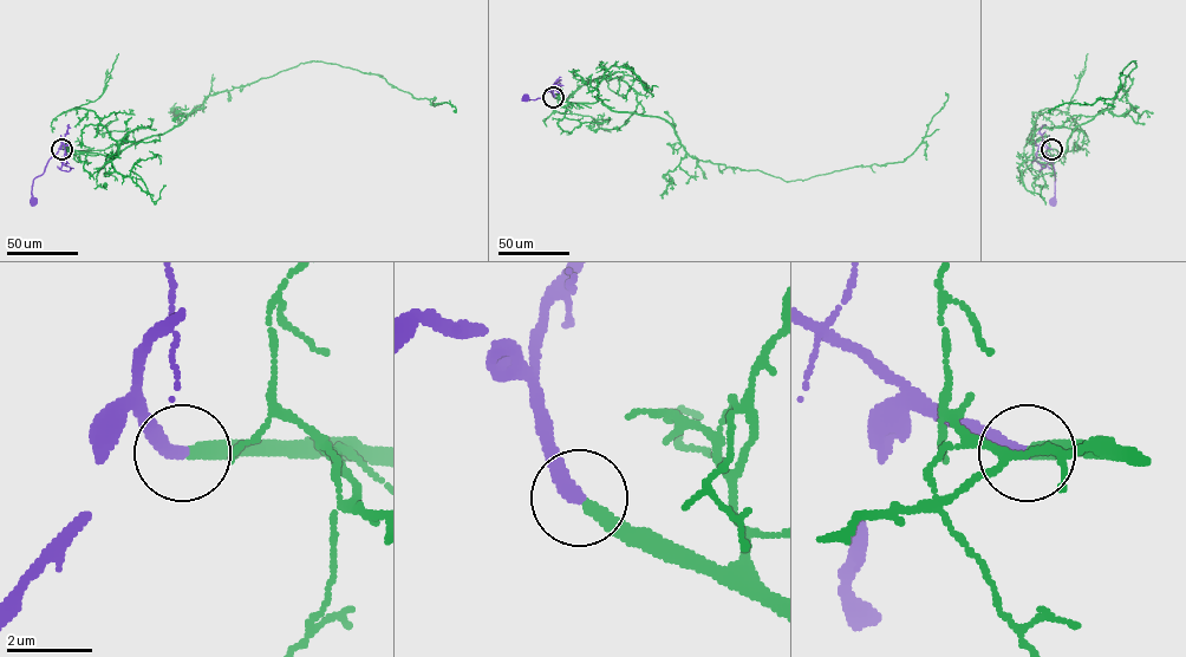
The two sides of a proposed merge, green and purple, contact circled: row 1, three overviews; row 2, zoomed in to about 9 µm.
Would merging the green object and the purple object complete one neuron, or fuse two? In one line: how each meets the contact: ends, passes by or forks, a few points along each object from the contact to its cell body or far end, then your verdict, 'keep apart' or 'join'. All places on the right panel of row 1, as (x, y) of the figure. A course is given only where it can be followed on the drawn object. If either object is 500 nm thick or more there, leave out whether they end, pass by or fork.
green ends there; purple ends there; green runs (1051, 149), (1059, 154), (1055, 162), (1076, 127), (1113, 106), (1134, 62), (1122, 70), (1113, 97), (1047, 110); purple runs (1051, 149), (1048, 148), (1046, 154), (1053, 160), (1053, 201); join

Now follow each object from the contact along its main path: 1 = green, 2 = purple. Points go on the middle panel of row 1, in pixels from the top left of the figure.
1: (554, 97), (598, 98), (613, 110), (657, 116), (689, 155), (789, 181), (903, 162), (945, 92)
2: (553, 97), (548, 91), (541, 98), (526, 98)

